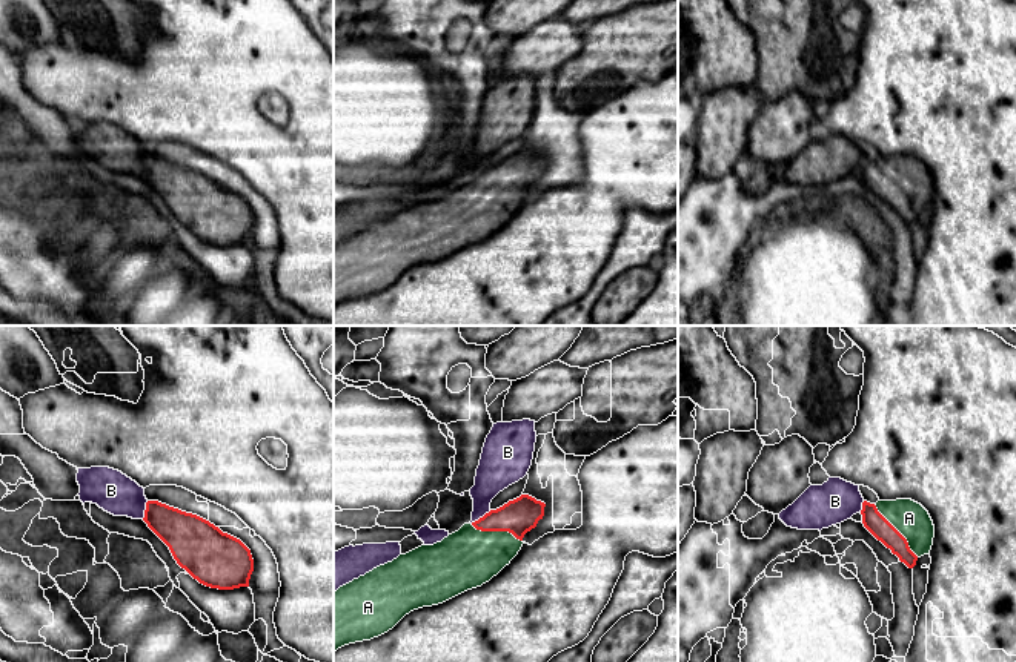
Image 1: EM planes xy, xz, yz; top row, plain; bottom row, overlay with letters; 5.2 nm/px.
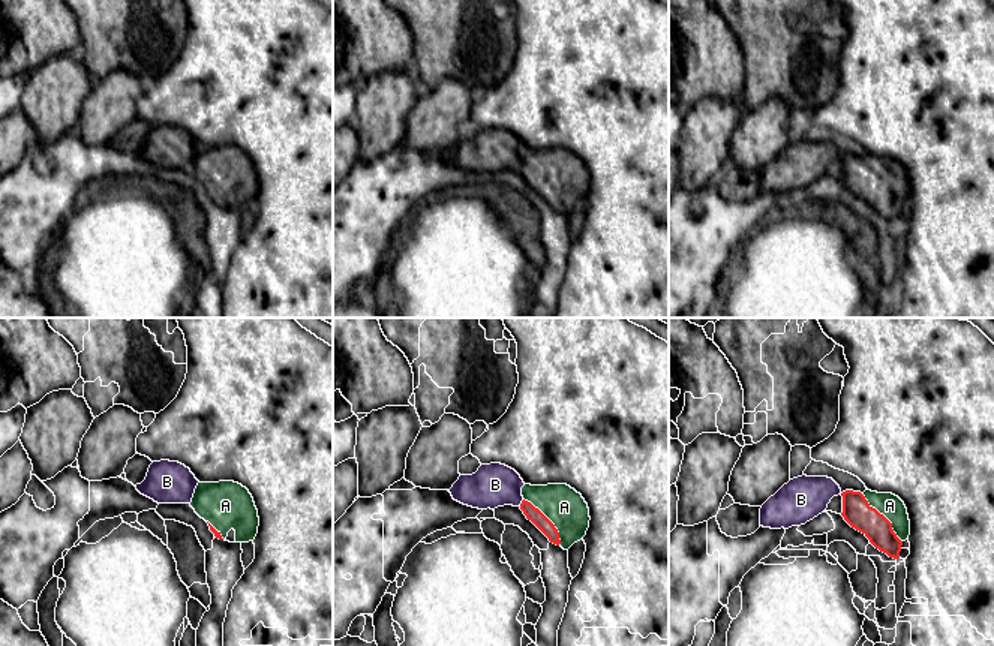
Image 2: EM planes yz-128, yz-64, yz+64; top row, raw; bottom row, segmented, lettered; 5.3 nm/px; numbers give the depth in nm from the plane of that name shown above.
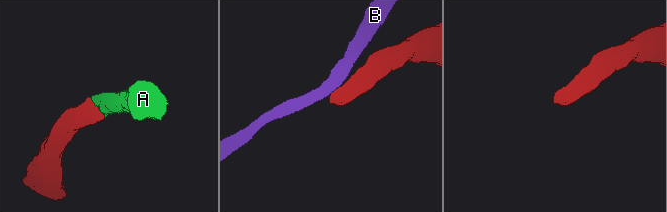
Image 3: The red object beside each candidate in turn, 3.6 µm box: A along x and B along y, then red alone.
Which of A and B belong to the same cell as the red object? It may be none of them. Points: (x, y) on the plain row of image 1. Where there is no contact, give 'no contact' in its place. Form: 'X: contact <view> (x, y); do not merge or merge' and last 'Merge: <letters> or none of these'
A: contact yz (896, 186); merge
B: contact xz (480, 174); do not merge
Merge: A

